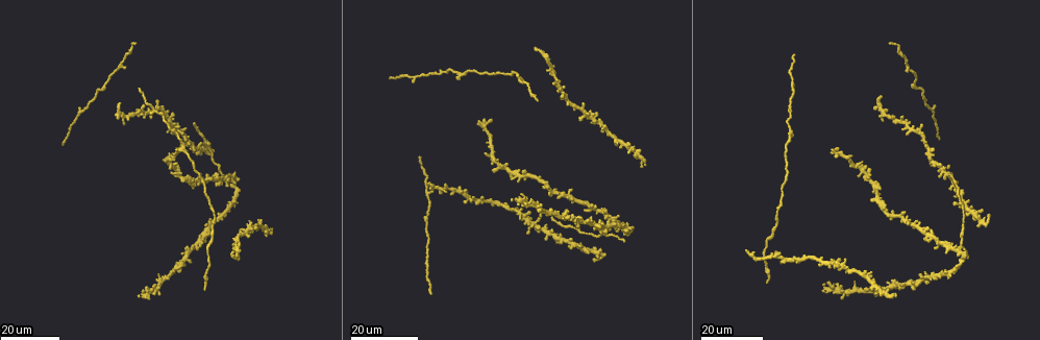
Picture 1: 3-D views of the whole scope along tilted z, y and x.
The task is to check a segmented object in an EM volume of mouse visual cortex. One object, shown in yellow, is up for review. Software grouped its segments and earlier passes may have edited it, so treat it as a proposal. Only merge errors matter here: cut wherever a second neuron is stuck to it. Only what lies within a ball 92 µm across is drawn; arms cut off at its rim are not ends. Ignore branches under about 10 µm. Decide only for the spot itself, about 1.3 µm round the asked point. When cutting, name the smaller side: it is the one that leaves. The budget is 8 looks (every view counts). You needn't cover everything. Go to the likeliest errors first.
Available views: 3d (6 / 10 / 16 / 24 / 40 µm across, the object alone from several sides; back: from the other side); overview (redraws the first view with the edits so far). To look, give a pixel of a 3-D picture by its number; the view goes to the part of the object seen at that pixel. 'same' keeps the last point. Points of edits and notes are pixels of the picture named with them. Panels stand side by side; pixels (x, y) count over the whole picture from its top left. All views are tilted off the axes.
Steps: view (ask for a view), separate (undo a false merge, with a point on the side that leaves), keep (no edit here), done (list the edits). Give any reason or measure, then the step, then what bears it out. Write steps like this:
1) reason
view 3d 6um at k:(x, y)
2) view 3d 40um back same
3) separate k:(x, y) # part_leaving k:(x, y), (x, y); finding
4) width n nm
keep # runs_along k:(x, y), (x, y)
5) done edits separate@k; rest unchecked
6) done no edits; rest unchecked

calibre changes
view 3d 16um at 1:(177, 150)

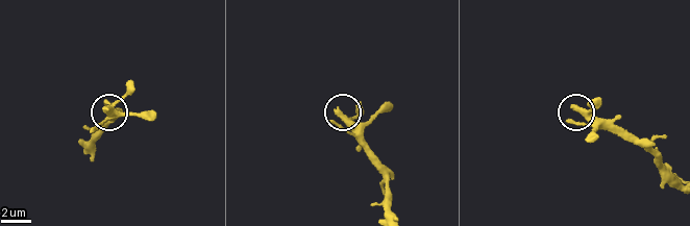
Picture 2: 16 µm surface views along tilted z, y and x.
zoom in
view 3d 6um at 2:(107, 110)

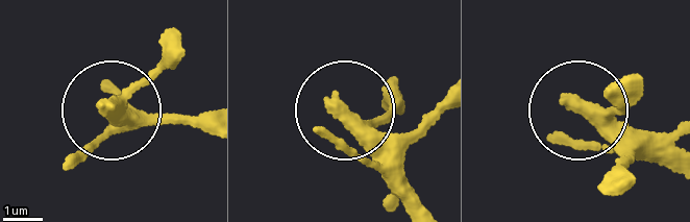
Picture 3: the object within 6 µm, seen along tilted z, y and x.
keep # runs_along 3:(420, 201), (353, 118), (384, 115), (388, 81); continuous, no second neuron

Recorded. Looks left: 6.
three-way junction
view 3d 16um at 1:(185, 149)

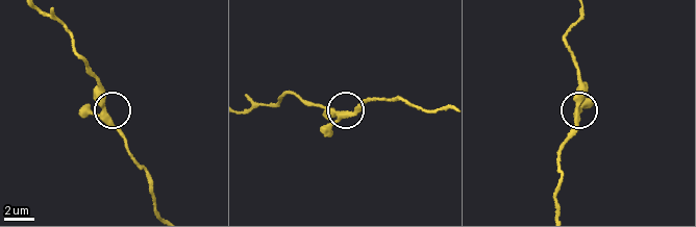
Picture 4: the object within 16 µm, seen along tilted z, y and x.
zoom in
view 3d 6um at 4:(578, 112)

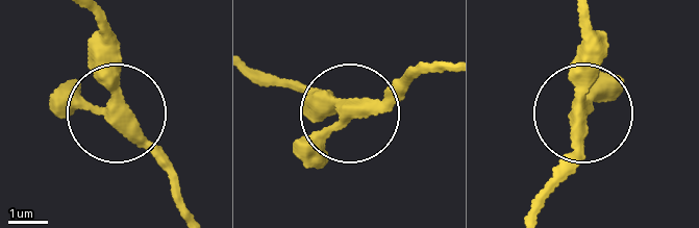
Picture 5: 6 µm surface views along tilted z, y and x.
width 300 nm
keep # one neuron here

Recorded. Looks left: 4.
four or more arms meet
view 3d 24um at 1:(553, 69)

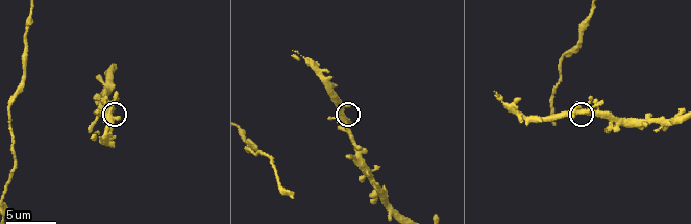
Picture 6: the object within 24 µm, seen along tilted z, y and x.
view 3d 10um at 6:(111, 114)

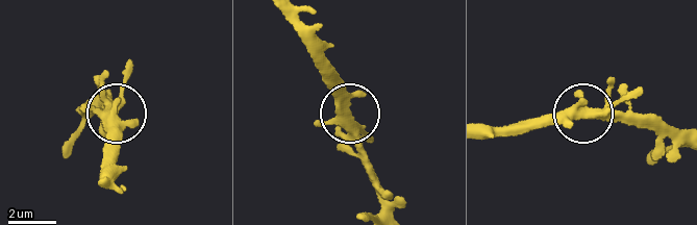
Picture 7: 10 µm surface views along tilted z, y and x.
width 390 nm
keep # continuous, no second neuron

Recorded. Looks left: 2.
looks like a crossing
view 3d 24um at 1:(904, 222)

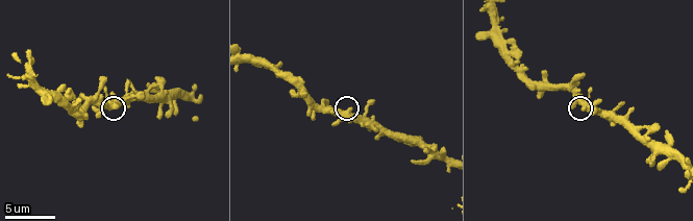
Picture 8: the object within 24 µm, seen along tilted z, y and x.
view 3d 10um at 8:(105, 104)

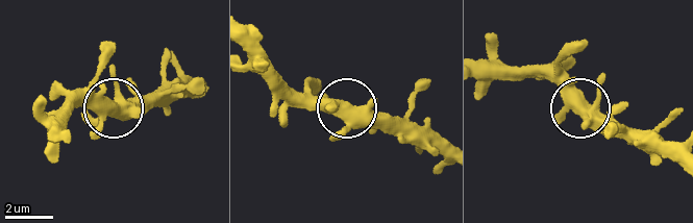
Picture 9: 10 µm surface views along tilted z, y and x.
side_arm 151 um; arms 5
keep # continuous, no second neuron

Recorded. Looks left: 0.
done no edits; rest unchecked

